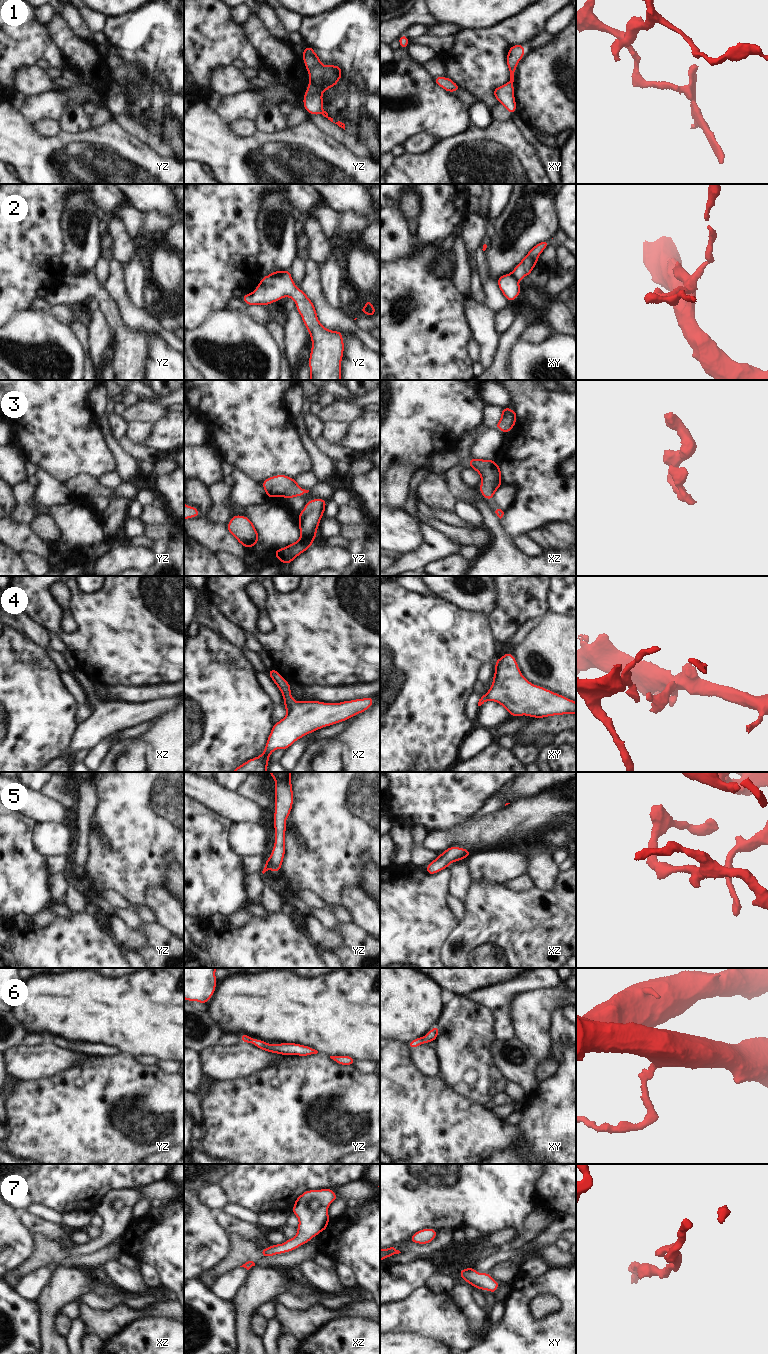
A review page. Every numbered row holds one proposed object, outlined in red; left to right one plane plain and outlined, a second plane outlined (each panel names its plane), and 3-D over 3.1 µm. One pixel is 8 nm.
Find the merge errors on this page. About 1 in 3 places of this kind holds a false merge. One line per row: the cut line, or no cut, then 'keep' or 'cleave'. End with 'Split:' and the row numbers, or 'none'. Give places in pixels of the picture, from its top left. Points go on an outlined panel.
1: cut yz (310, 81), (321, 93); cleave
2: cut yz (284, 271), (281, 275), (268, 276); cleave
3: cut none; keep
4: cut none; keep
5: cut none; keep
6: cut none; keep
7: cut none; keep
Split: 1, 2

